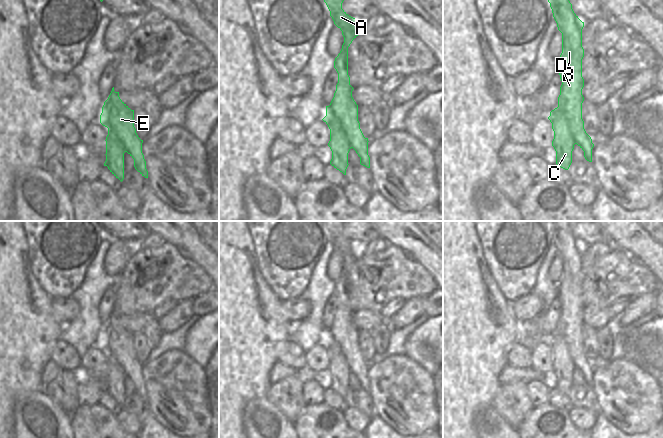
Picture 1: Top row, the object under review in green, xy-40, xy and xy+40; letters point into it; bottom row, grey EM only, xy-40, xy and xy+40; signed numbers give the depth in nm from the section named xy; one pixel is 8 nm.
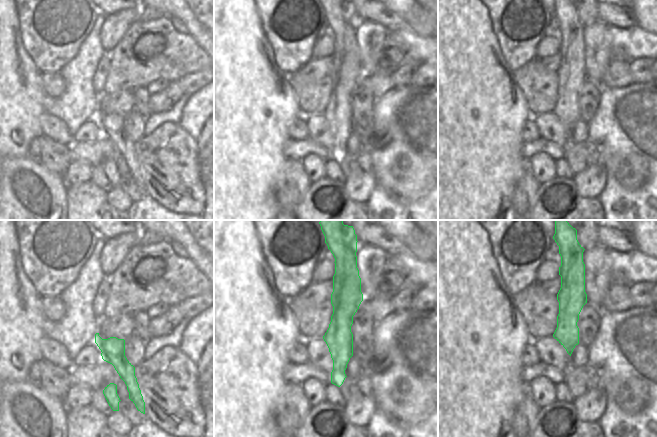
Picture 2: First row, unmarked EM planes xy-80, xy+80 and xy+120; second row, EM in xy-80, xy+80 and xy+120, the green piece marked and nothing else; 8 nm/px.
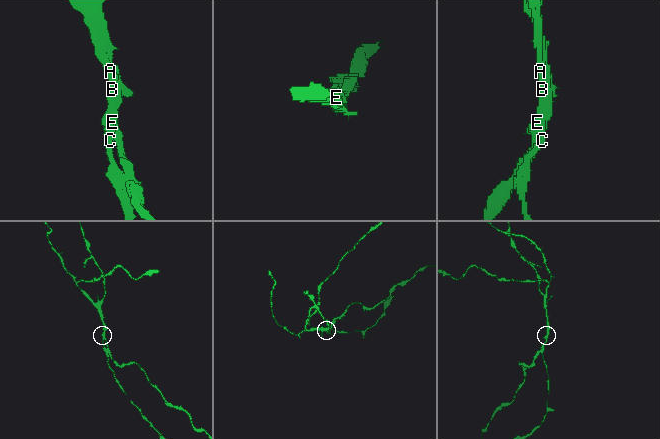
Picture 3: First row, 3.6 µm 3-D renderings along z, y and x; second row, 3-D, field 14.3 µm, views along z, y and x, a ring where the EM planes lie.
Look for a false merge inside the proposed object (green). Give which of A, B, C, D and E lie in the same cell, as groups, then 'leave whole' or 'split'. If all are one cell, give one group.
A B D E / C; split

